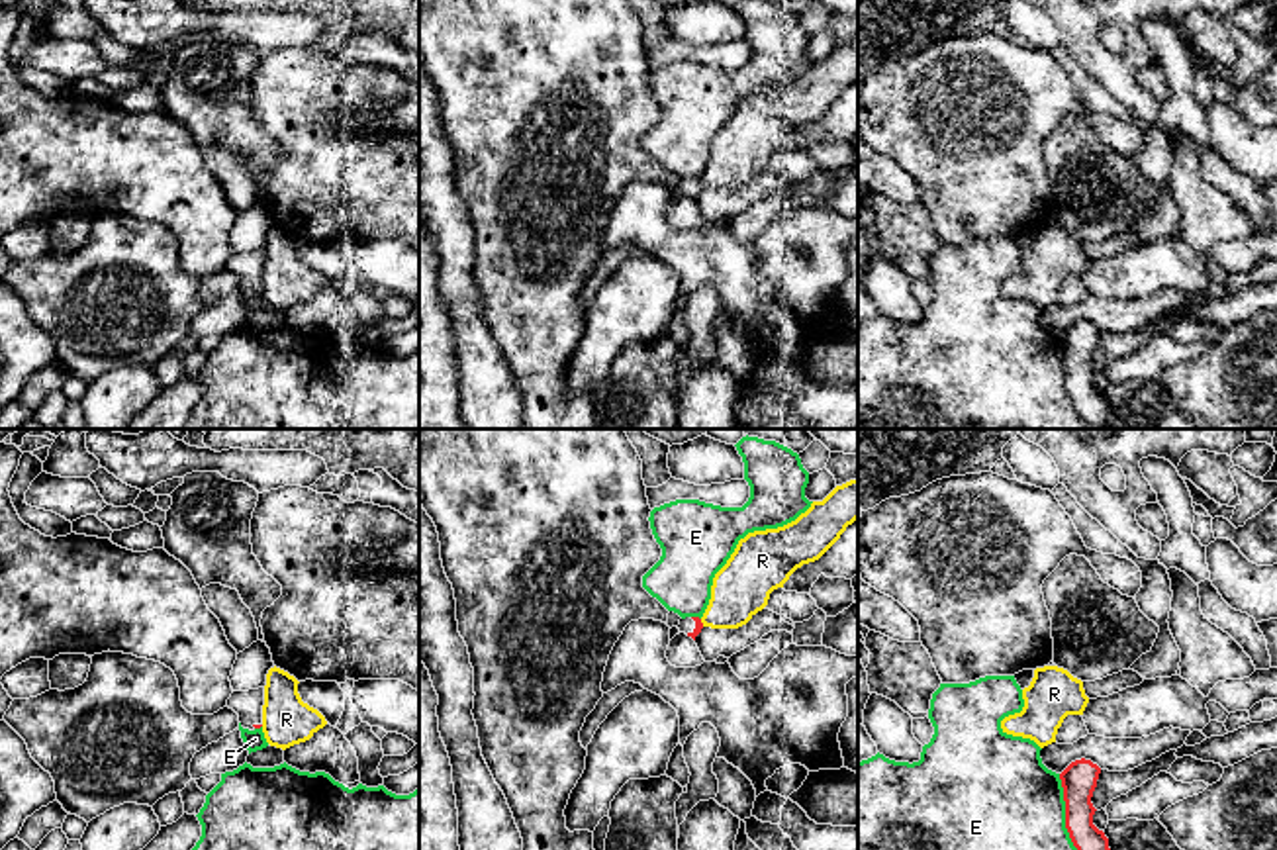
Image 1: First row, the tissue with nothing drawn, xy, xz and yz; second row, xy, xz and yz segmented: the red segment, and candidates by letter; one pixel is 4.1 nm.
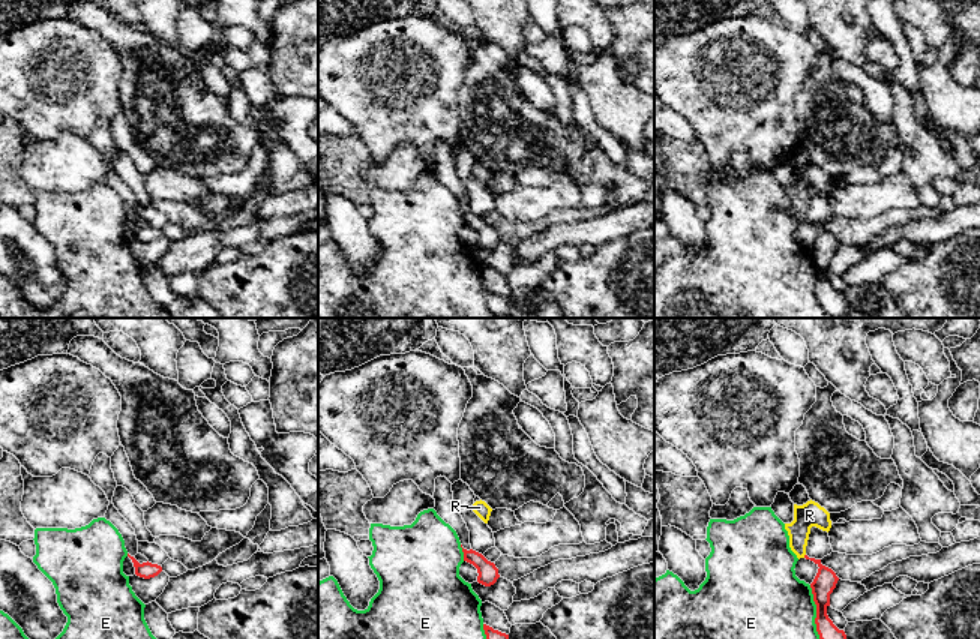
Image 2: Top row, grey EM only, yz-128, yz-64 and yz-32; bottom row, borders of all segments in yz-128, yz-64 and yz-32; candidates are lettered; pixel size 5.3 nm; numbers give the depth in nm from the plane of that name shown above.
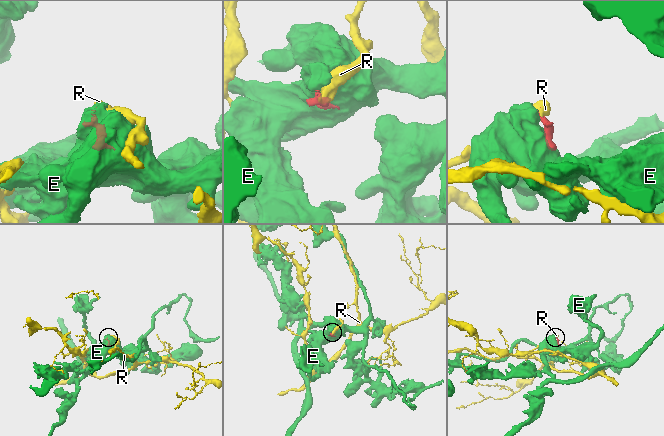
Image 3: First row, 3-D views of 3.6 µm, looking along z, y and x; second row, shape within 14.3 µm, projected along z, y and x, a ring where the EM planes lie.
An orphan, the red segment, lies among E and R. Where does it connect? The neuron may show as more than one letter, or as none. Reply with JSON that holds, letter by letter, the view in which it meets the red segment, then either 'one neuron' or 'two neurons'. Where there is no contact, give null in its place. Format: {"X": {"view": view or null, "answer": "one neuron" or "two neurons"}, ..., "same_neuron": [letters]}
{"E": {"view": "yz", "answer": "two neurons"}, "R": {"view": "xz", "answer": "two neurons"}, "same_neuron": []}

